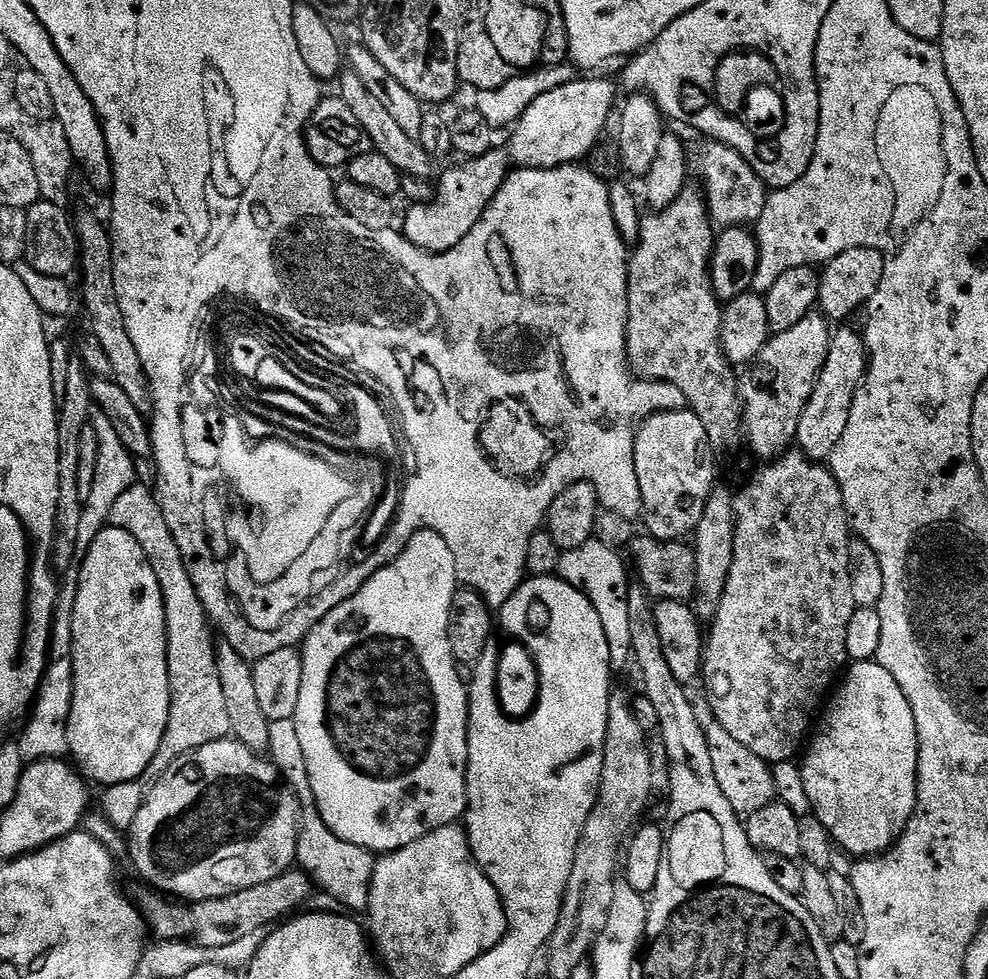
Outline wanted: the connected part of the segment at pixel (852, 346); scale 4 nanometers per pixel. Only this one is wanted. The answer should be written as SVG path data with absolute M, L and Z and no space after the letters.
M840 326L833 331L830 342L830 354L826 354L826 366L822 366L822 374L814 386L814 394L810 394L810 402L806 410L802 410L802 418L798 422L798 430L794 441L795 447L810 460L827 461L828 455L838 446L842 434L846 431L846 422L850 422L850 406L854 406L856 391L859 390L868 374L868 349L864 347L864 338L859 331Z

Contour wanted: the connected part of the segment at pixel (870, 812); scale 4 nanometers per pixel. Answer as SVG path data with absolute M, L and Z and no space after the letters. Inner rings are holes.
M875 659L853 663L843 673L842 683L831 693L815 732L807 741L804 762L799 765L812 812L831 836L833 845L837 849L845 848L852 858L875 858L887 852L911 822L917 802L918 726L914 710L910 710L910 702L902 694L902 686Z

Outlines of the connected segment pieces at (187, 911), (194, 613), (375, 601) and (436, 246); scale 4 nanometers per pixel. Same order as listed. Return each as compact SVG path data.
M289 870L278 878L270 878L270 882L262 882L262 886L250 886L250 890L235 892L217 900L201 900L191 906L156 898L160 900L154 901L148 909L143 909L142 915L147 927L156 931L157 941L194 938L195 943L204 948L221 948L230 946L230 942L238 942L238 938L246 938L246 934L254 934L254 930L267 929L291 917L299 909L296 908L299 904L307 902L311 892L314 892L312 877L303 870Z
M142 482L134 483L124 494L119 495L118 502L114 502L108 524L126 530L134 534L134 538L138 538L138 546L146 550L146 558L150 566L154 566L154 574L158 574L158 586L162 586L166 610L168 677L172 697L166 734L162 734L162 746L158 746L158 754L154 754L147 771L149 777L159 778L179 756L198 750L198 746L225 739L232 731L226 698L222 695L222 682L218 682L218 646L216 642L212 642L213 627L208 615L204 613L198 590L194 590L194 582L190 582L190 574L186 574L182 553L174 542L174 534L170 534L166 527L166 518L162 518L155 491Z
M421 527L414 534L414 538L410 538L408 544L401 547L398 558L390 561L386 567L375 572L366 583L358 589L346 602L342 602L342 606L338 606L334 610L330 610L330 614L326 614L326 618L322 618L322 622L318 622L318 626L314 626L311 632L304 637L302 645L302 682L299 691L296 715L296 729L298 730L298 742L302 742L302 754L306 754L306 766L310 774L310 786L314 790L314 798L316 799L316 809L320 812L320 817L326 822L326 826L330 826L330 830L334 830L334 834L338 834L338 838L342 838L346 842L350 842L354 846L364 848L367 852L373 854L387 854L394 850L402 850L402 846L410 846L410 842L418 842L418 838L422 838L426 834L430 834L434 830L438 830L447 824L457 823L468 811L468 791L466 790L466 770L468 769L468 694L469 689L466 687L466 680L460 677L461 669L458 667L454 654L450 650L450 634L448 627L450 626L450 602L454 598L454 594L458 591L458 581L456 579L456 567L454 566L454 554L450 554L450 546L446 546L446 538L442 538L442 534L438 534L434 528Z
M498 150L460 163L464 164L456 164L441 174L440 185L435 185L430 202L413 203L412 209L404 216L404 237L423 252L445 252L458 246L458 242L462 242L462 238L466 238L466 234L470 234L470 230L474 230L474 226L483 218L488 203L498 194L509 173L509 169L504 168L504 156Z

